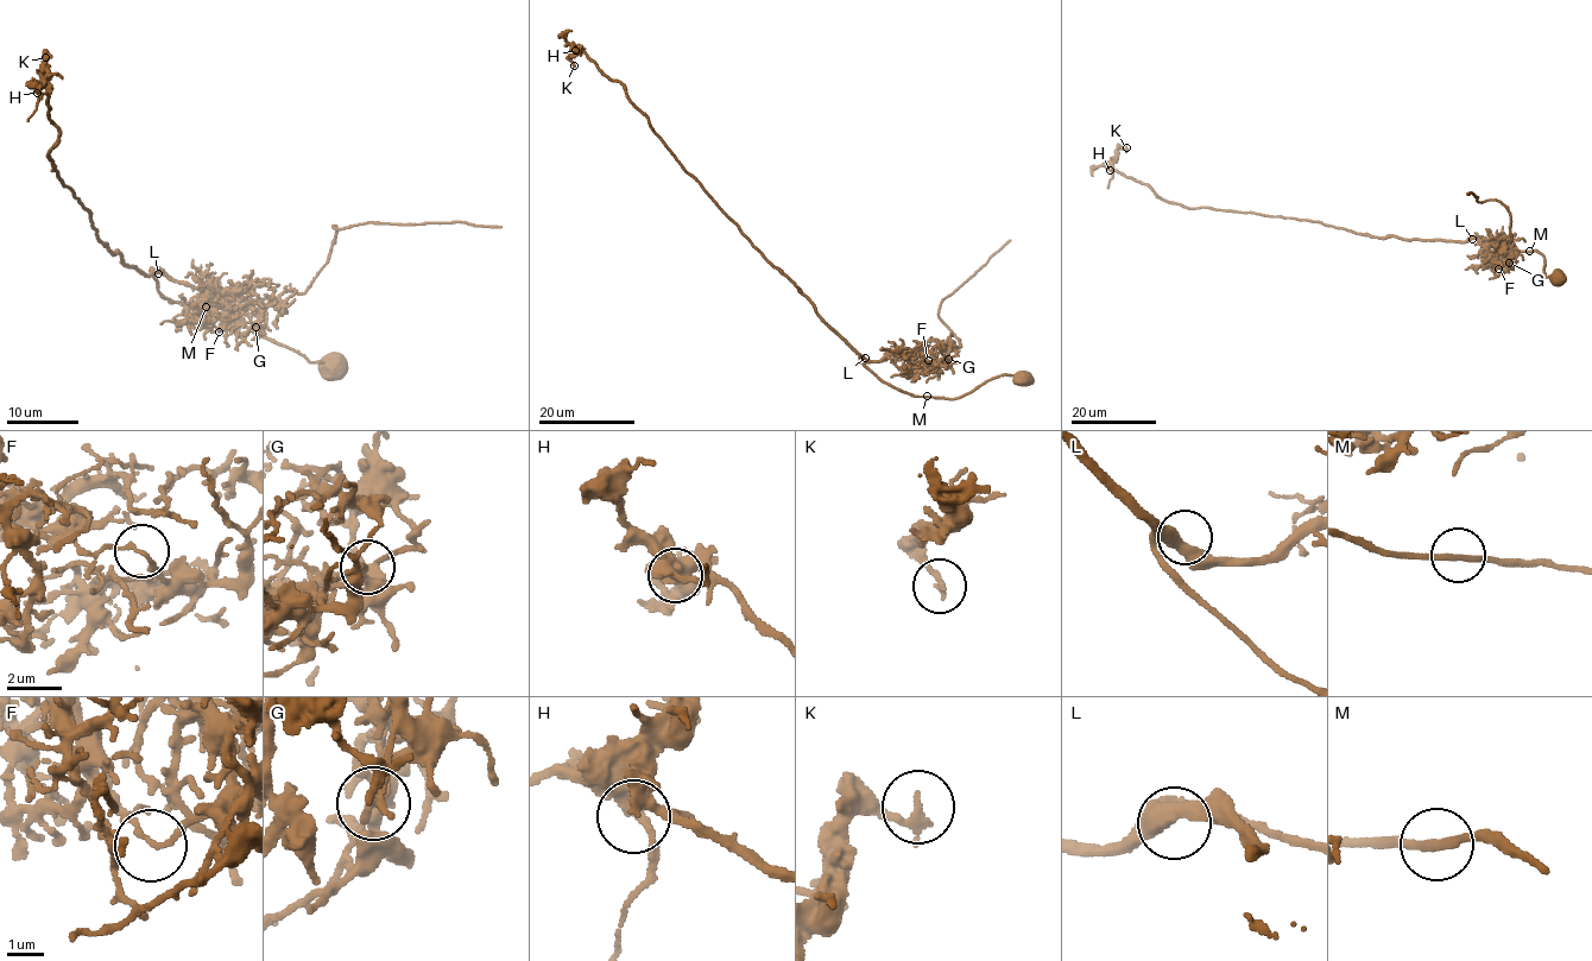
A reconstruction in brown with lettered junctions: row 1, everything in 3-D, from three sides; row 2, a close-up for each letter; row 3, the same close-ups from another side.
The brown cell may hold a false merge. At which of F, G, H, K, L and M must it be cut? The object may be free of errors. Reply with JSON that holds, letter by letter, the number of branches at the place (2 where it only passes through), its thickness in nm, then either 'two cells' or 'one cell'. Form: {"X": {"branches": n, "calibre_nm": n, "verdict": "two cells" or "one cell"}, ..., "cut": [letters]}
{"F": {"branches": 2, "calibre_nm": 140, "verdict": "two cells"}, "G": {"branches": 2, "calibre_nm": 190, "verdict": "one cell"}, "H": {"branches": 2, "calibre_nm": 380, "verdict": "one cell"}, "K": {"branches": 1, "calibre_nm": 280, "verdict": "one cell"}, "L": {"branches": 3, "calibre_nm": 360, "verdict": "one cell"}, "M": {"branches": 2, "calibre_nm": 240, "verdict": "one cell"}, "cut": ["F"]}

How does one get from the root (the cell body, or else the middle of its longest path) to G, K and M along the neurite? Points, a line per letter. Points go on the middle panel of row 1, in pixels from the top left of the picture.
G: (1024, 379), (1022, 372), (998, 375), (954, 399), (915, 397), (860, 360), (909, 356), (937, 365), (948, 359)
K: (1024, 379), (998, 375), (954, 399), (890, 386), (688, 172), (621, 84), (580, 50), (570, 55), (574, 65)
M: (1024, 379), (1022, 372), (998, 375), (954, 399), (927, 396)

